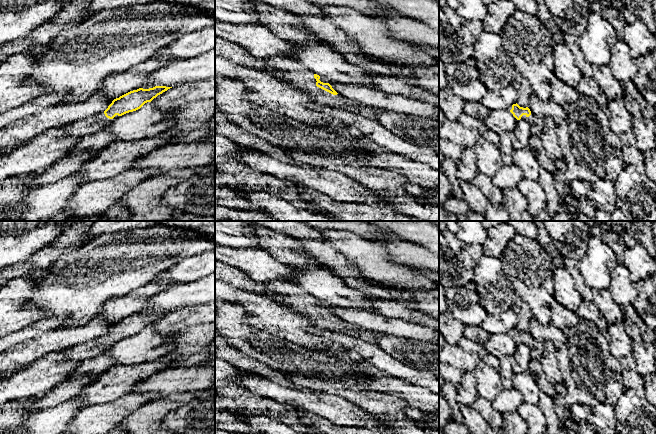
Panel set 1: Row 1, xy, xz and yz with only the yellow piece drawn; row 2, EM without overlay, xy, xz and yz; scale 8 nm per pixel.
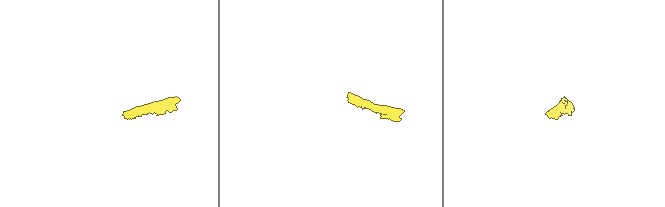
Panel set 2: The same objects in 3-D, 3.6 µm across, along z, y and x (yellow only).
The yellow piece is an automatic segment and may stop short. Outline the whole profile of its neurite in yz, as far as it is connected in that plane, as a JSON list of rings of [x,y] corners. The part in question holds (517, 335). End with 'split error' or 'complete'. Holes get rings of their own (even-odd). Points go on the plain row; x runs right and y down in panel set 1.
[[[517,327],[508,333],[517,343],[526,344],[531,350],[531,356],[534,359],[540,359],[544,352],[544,342],[534,339],[528,331],[520,331]]]; split error

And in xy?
[[[155,310],[149,313],[139,312],[116,322],[101,337],[60,351],[69,360],[84,361],[103,354],[112,344],[126,337],[140,333],[145,327],[151,326],[158,319],[172,311]]]; split error

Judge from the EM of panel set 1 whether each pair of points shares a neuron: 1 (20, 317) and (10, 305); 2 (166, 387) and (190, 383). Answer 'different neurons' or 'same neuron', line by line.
1: same neuron
2: same neuron

